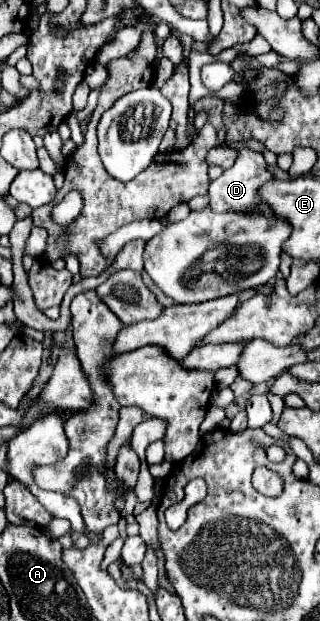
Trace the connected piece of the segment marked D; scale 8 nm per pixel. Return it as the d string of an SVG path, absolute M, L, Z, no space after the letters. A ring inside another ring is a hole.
M246 147L238 149L238 159L236 163L226 169L218 179L214 179L210 183L210 209L218 211L218 213L226 213L226 211L234 211L234 213L252 213L252 211L258 211L262 213L264 217L272 219L274 211L272 207L258 195L260 187L268 181L274 181L274 175L270 173L262 153L256 153L256 151L250 151Z

